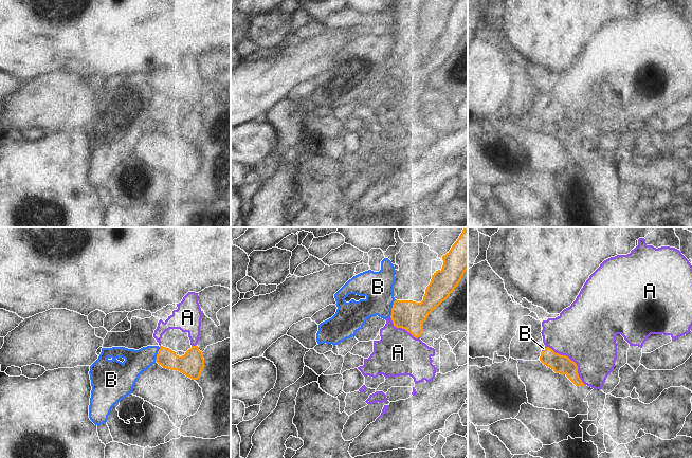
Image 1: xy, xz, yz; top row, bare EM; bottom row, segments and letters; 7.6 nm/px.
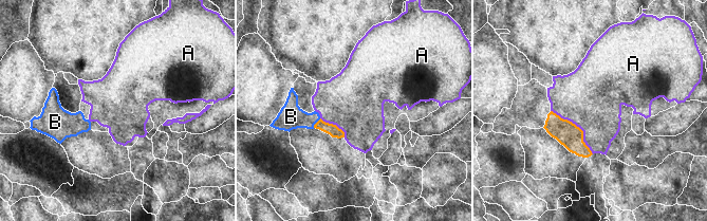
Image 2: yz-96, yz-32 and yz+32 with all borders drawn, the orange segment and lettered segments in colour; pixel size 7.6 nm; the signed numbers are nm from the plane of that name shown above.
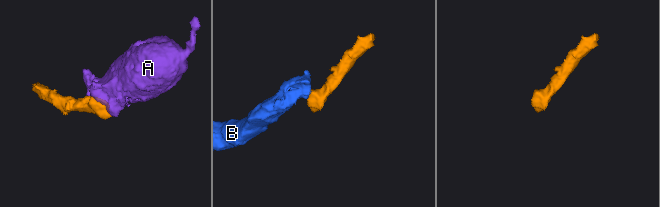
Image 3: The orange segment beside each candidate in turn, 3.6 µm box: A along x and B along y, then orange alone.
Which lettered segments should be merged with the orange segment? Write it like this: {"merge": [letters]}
{"merge": []}

